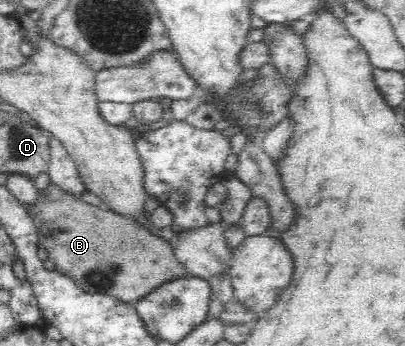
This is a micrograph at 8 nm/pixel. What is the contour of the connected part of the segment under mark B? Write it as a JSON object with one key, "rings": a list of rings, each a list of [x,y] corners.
{"rings":[[[54,184],[46,191],[38,191],[36,203],[24,205],[34,222],[39,244],[44,247],[47,258],[55,263],[55,270],[69,277],[78,287],[88,292],[111,295],[127,304],[135,304],[168,280],[188,276],[175,256],[173,242],[170,244],[159,235],[154,235],[139,223],[126,219],[110,209],[90,205],[77,195],[64,192]]]}

